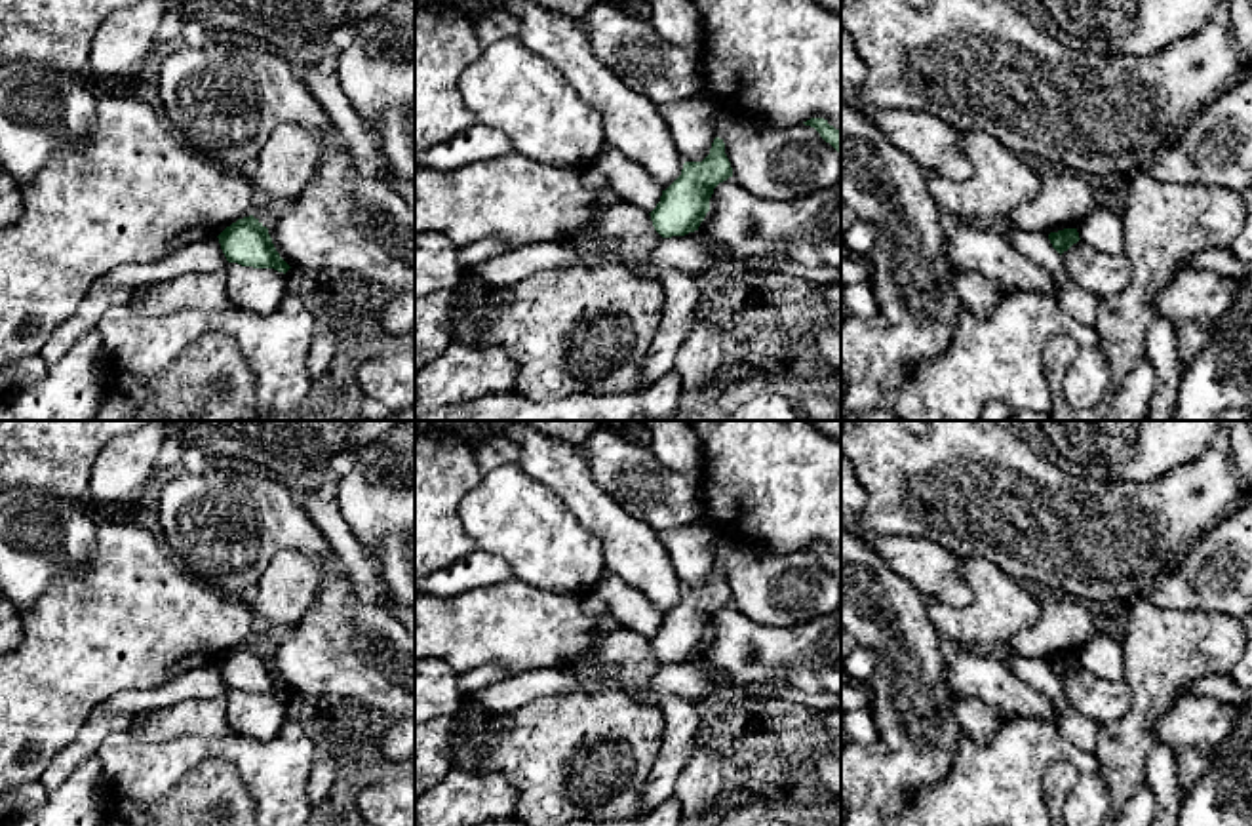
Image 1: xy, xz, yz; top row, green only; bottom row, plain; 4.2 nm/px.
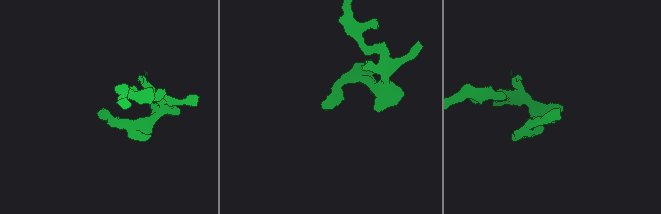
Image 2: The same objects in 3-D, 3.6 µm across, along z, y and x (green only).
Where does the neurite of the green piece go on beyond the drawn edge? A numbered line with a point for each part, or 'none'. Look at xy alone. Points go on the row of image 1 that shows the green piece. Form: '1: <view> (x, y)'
none

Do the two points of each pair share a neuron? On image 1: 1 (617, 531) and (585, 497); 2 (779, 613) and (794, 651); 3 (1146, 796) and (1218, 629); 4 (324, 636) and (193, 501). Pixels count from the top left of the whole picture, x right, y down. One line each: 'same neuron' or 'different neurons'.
1: same neuron
2: different neurons
3: different neurons
4: same neuron

